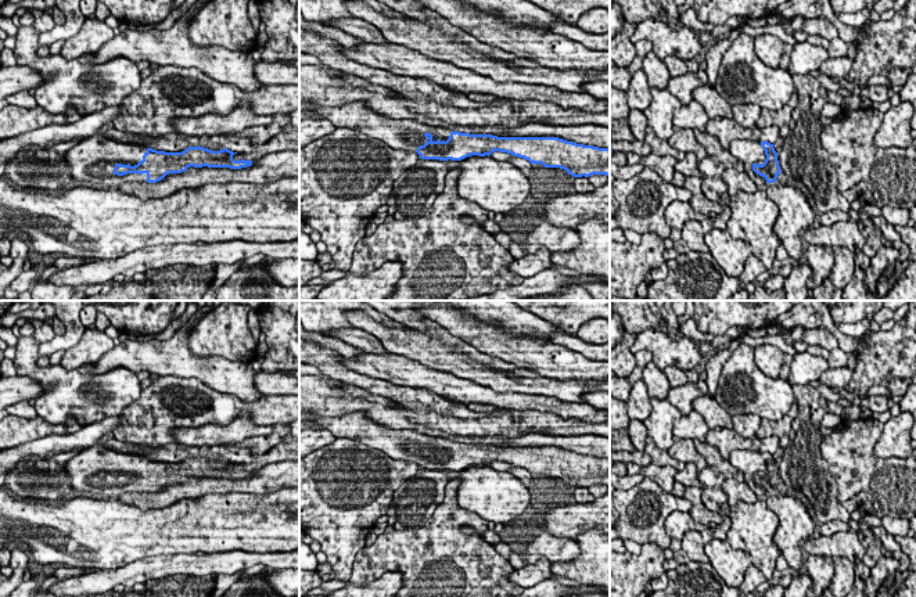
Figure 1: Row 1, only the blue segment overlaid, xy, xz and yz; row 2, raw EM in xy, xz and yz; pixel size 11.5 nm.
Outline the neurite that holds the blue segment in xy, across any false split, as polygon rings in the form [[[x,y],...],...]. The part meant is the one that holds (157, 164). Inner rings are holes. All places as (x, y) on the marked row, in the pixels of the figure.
[[[98,133],[75,144],[65,154],[65,162],[73,179],[116,188],[132,181],[157,183],[166,175],[186,172],[190,166],[241,169],[252,165],[252,161],[234,161],[234,154],[237,152],[227,148],[211,151],[204,147],[165,152],[115,141]]]

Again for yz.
[[[733,140],[728,150],[744,163],[744,170],[758,188],[775,183],[780,175],[777,152],[768,141]]]

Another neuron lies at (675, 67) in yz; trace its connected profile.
[[[669,55],[664,58],[664,64],[671,75],[671,78],[682,76],[687,73],[686,62],[676,58],[675,55]]]

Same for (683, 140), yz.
[[[673,126],[673,134],[668,139],[668,143],[679,152],[694,152],[698,162],[707,157],[704,147],[697,143],[694,130],[692,129]]]

